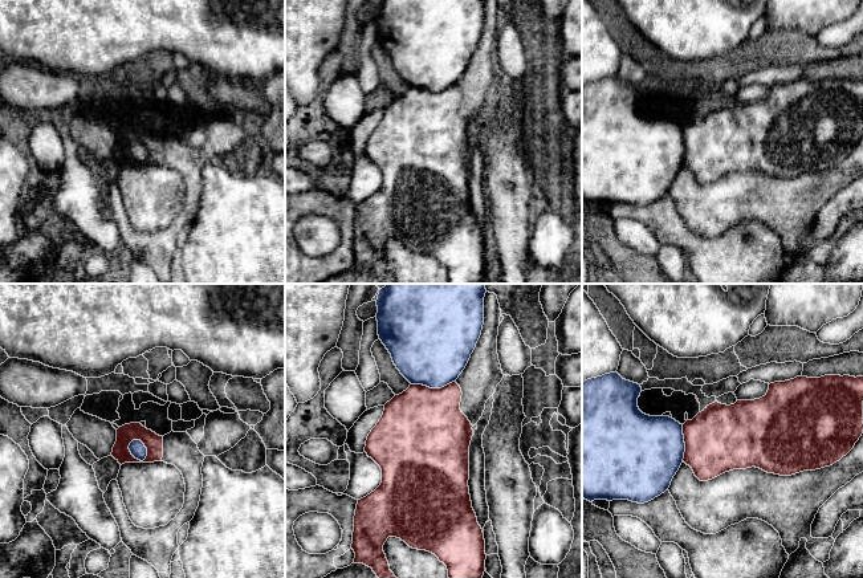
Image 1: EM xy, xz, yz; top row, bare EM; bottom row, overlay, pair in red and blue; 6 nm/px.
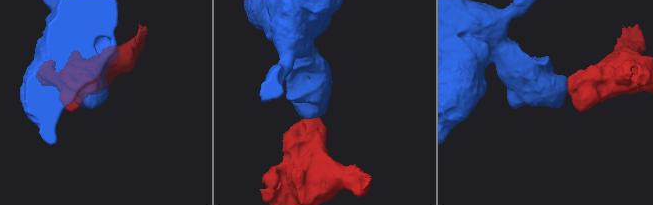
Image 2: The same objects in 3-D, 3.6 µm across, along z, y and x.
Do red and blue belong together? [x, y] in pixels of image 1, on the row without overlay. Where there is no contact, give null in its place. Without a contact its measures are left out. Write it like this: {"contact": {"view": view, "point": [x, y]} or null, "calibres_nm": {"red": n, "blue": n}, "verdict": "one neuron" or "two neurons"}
{"contact": {"view": "xy", "point": [129, 154]}, "calibres_nm": {"red": 110, "blue": 90}, "verdict": "two neurons"}

